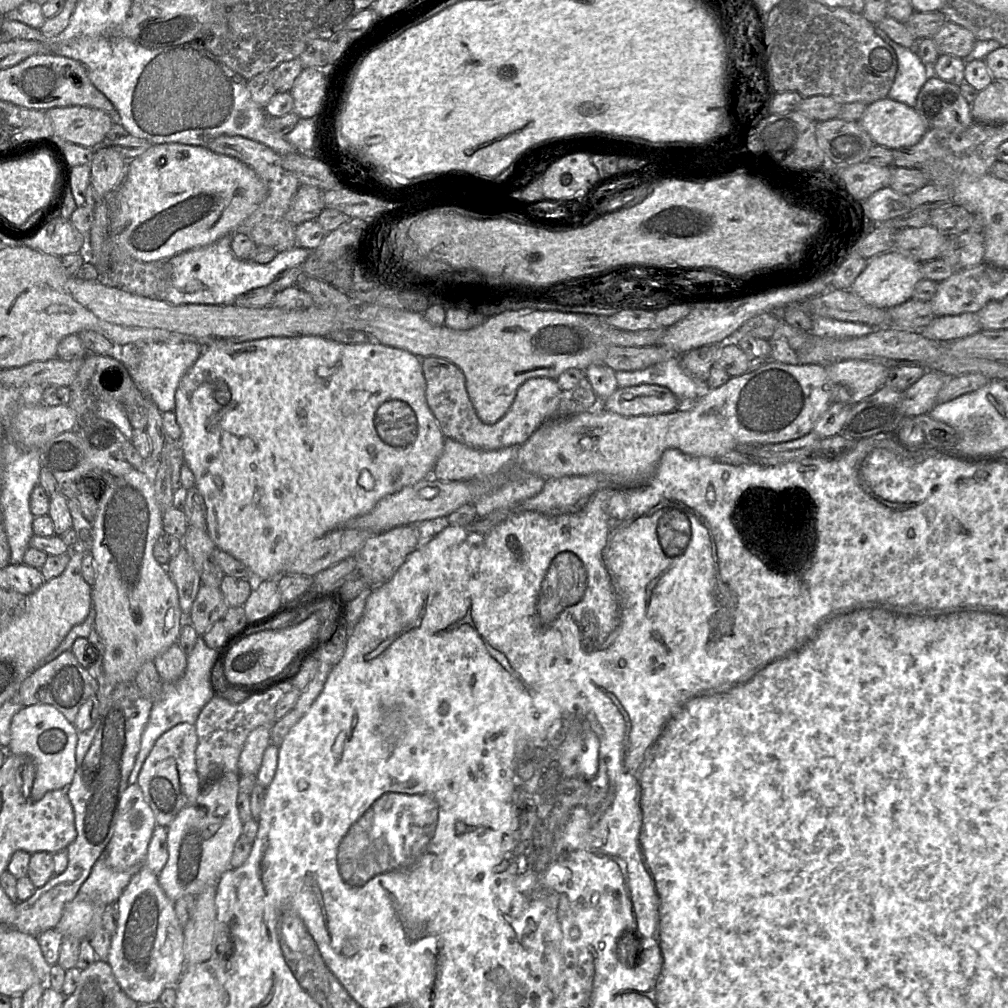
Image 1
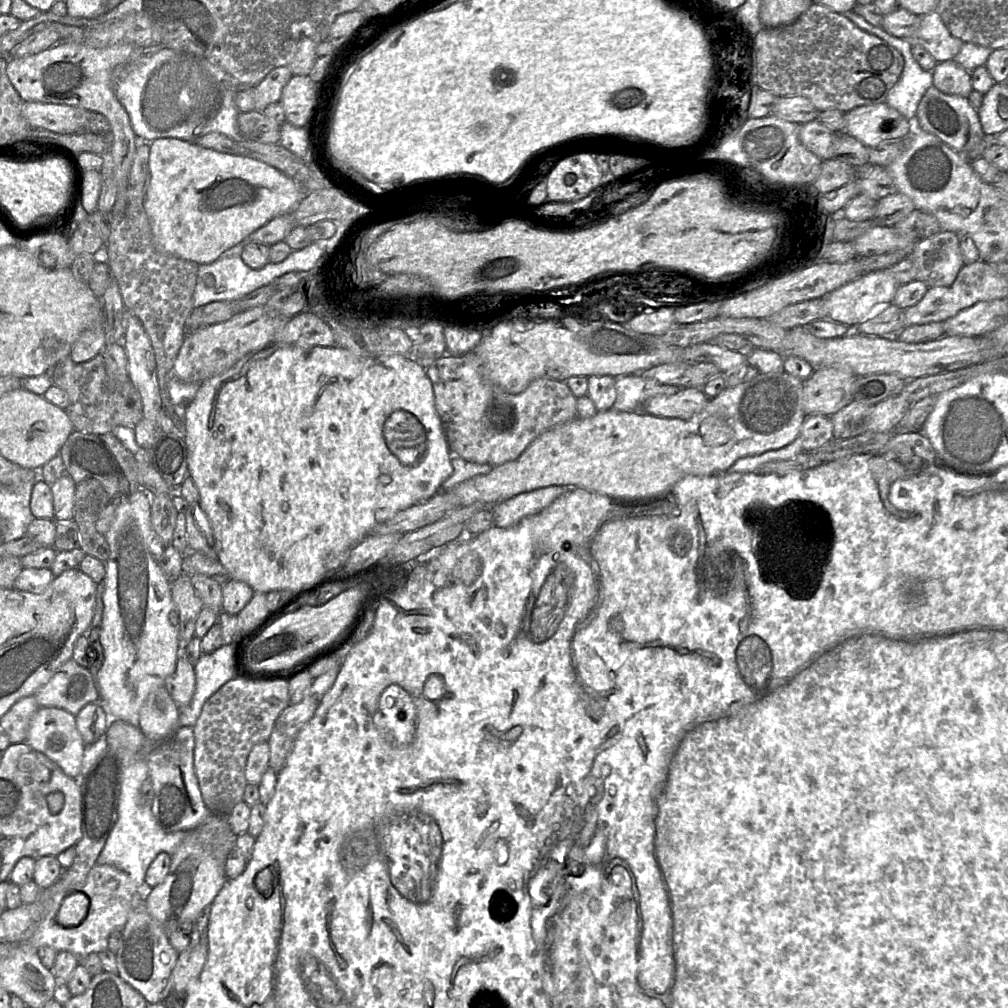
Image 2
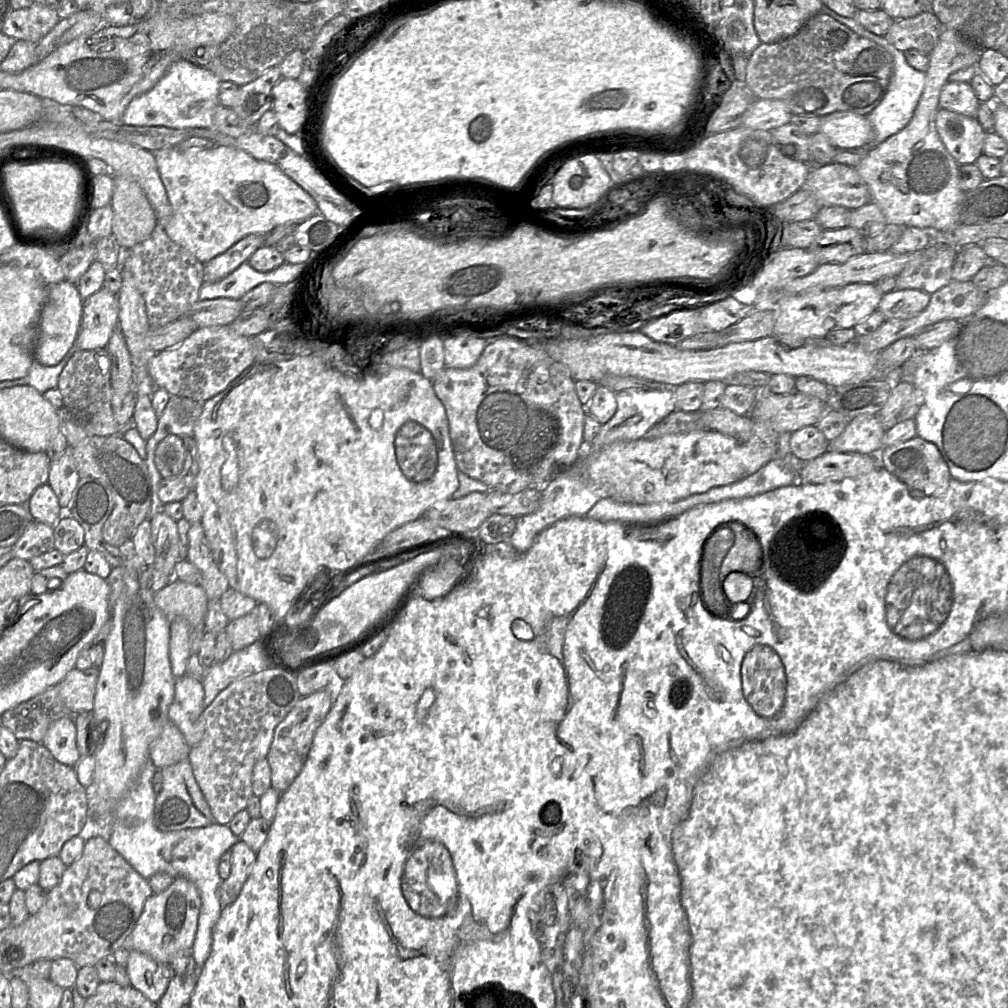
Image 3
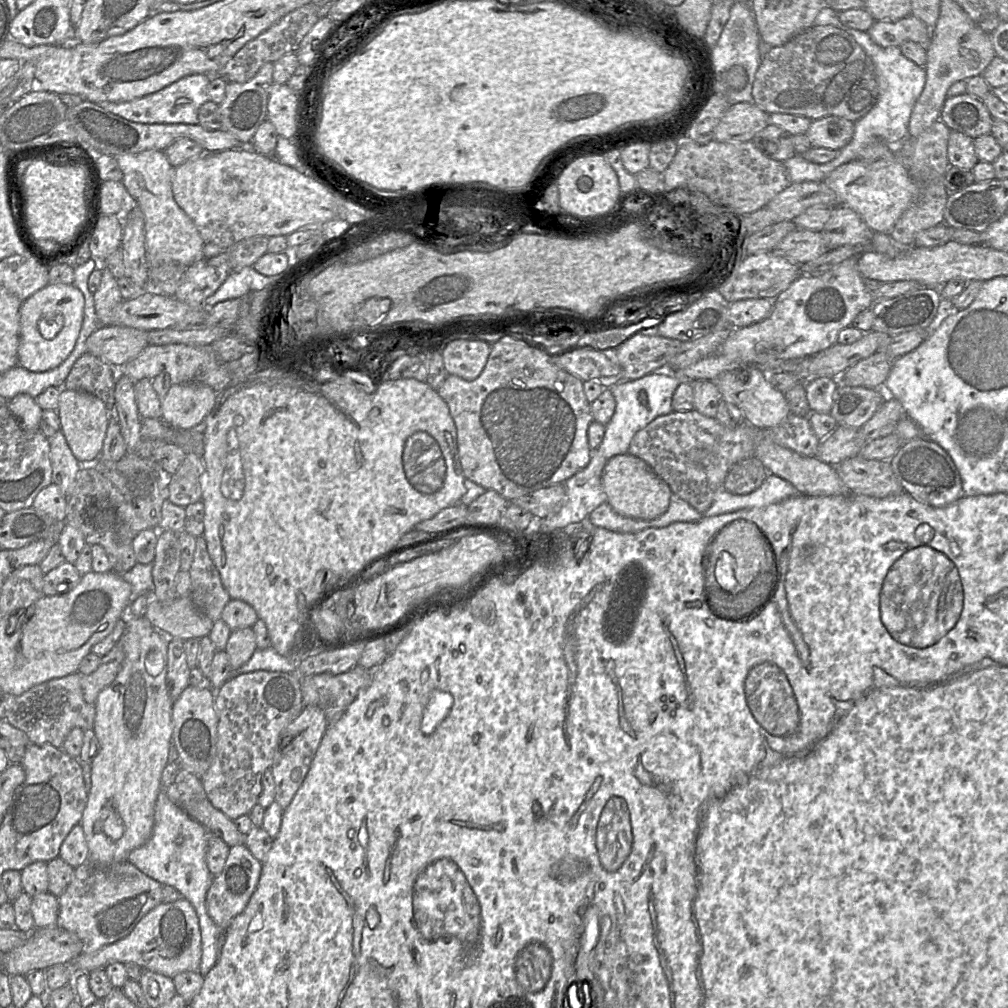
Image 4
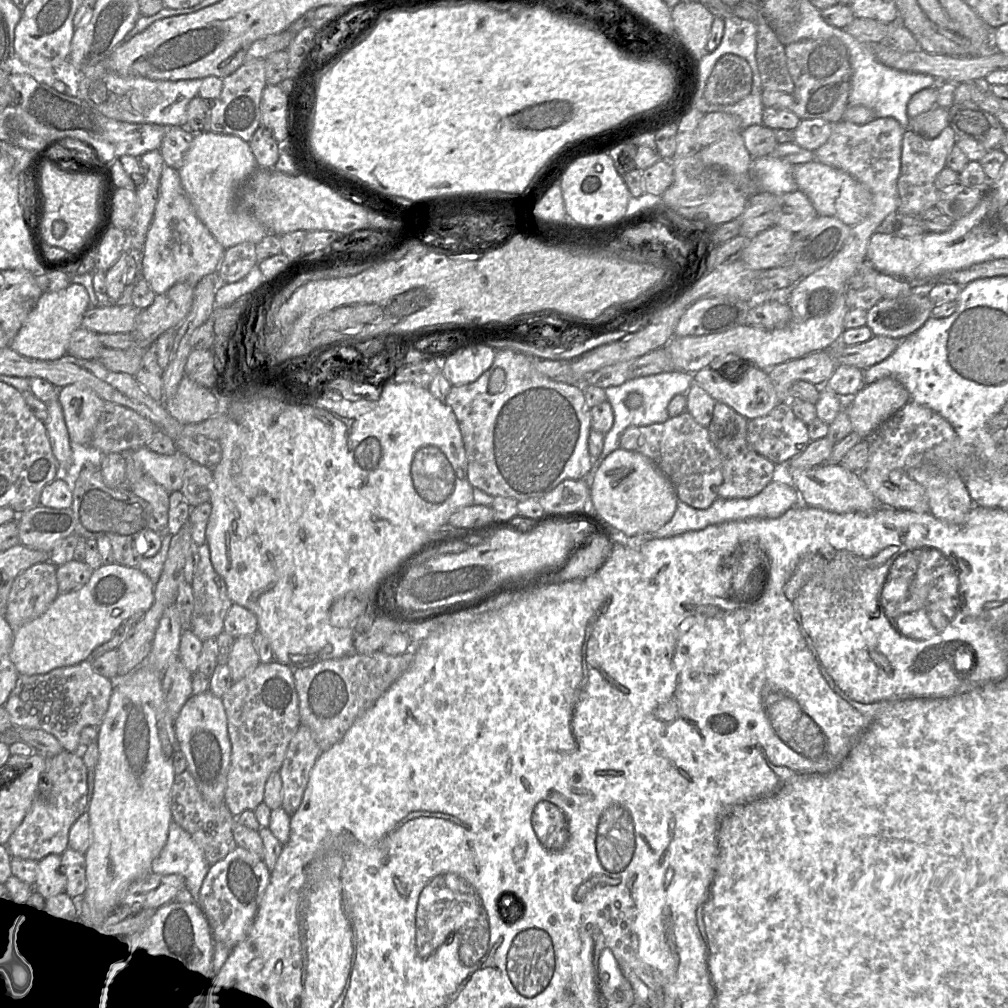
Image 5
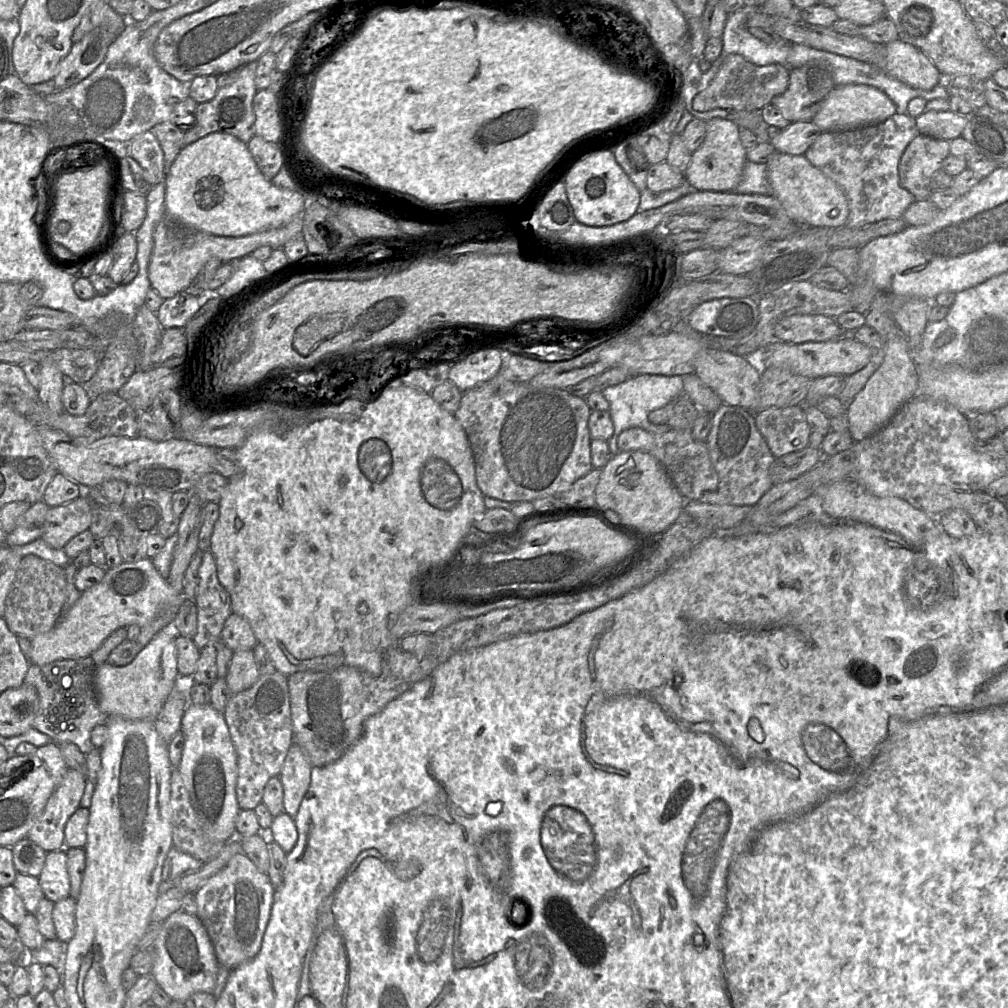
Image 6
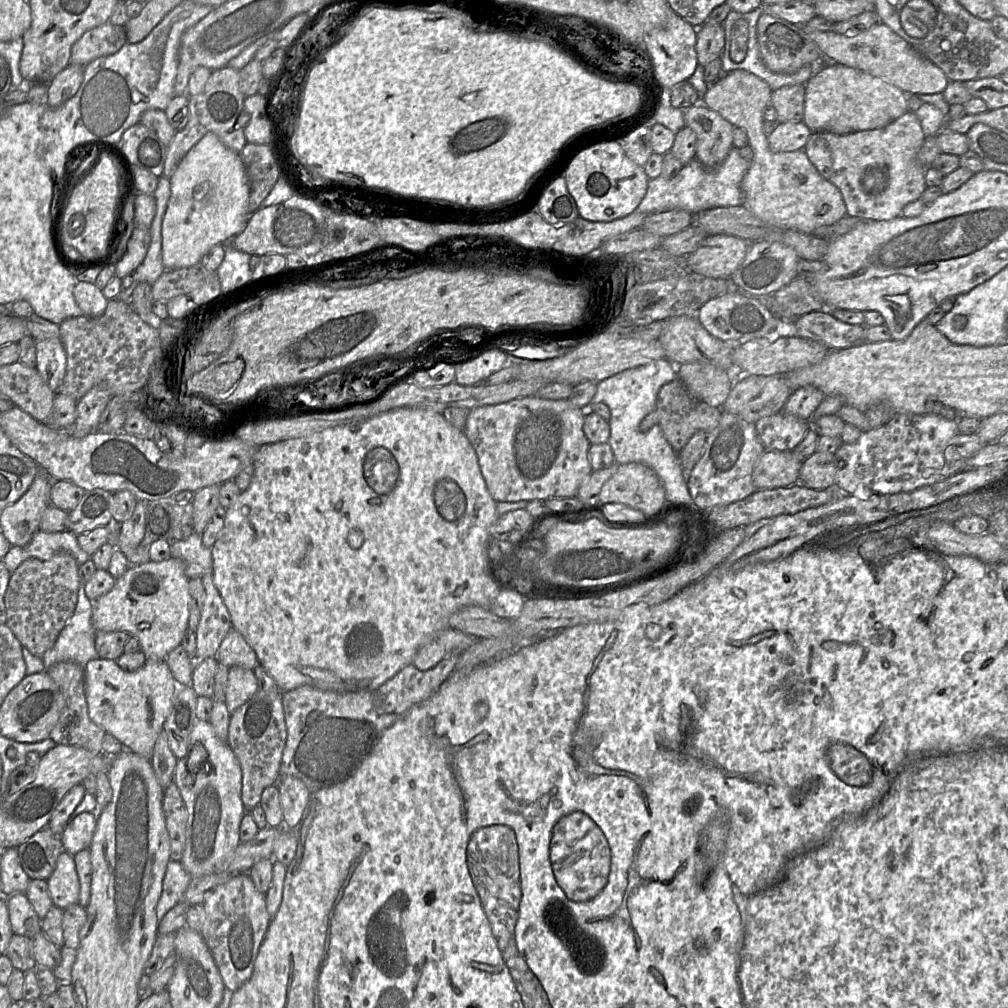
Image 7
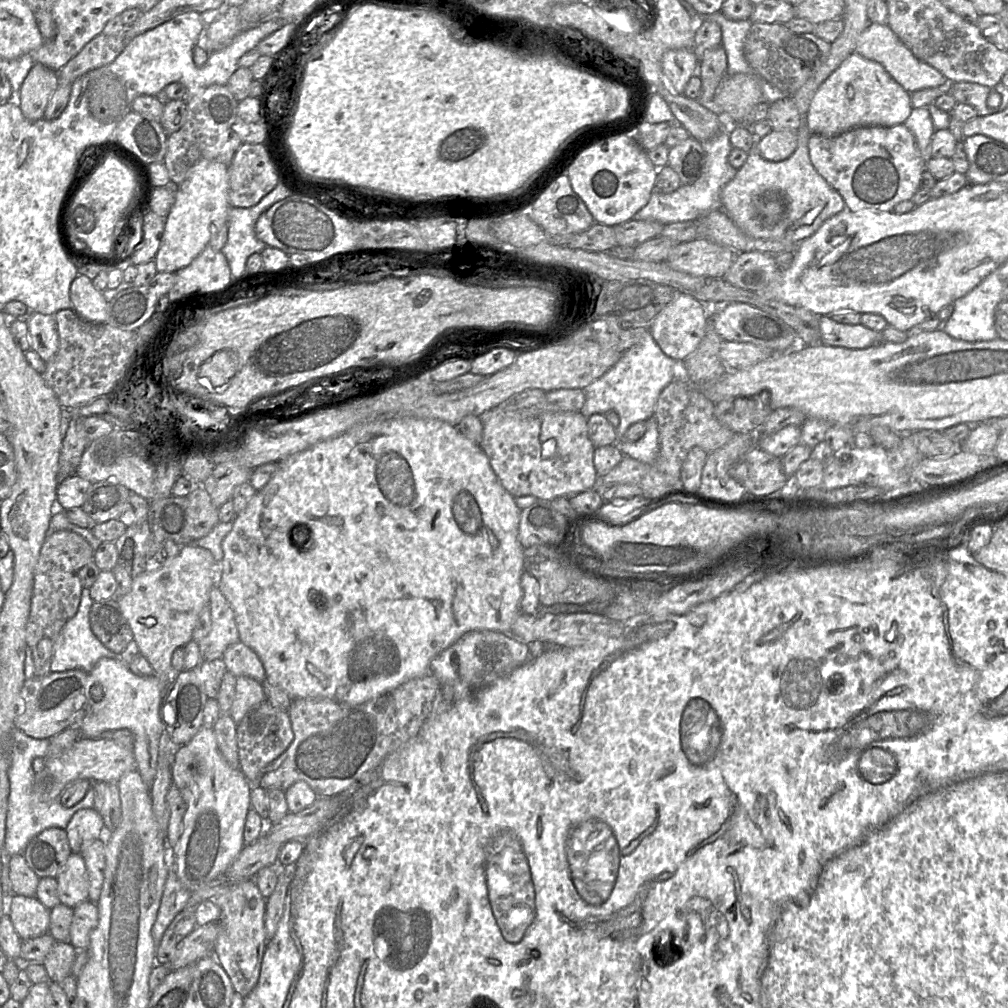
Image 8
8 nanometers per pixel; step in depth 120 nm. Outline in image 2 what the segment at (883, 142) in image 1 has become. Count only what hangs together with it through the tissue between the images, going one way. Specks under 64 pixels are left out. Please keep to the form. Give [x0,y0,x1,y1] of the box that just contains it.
[844,102,916,147]

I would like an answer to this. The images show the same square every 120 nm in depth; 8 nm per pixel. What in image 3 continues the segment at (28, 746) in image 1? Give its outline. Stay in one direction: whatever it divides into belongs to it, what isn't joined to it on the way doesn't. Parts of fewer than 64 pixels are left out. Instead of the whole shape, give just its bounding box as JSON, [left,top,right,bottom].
[41,717,81,767]

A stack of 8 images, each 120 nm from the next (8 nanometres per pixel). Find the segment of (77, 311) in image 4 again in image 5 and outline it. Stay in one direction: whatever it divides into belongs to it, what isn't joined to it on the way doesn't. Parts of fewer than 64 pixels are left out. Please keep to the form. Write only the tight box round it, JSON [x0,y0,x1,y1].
[9,283,89,360]

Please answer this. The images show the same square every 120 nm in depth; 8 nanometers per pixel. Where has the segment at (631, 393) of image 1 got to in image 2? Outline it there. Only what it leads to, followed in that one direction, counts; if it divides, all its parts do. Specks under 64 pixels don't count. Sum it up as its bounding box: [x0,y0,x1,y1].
[642,388,710,419]

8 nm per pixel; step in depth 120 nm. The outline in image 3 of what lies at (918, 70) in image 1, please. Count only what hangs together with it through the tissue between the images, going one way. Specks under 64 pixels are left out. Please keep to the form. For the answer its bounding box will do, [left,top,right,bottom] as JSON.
[821,6,926,147]

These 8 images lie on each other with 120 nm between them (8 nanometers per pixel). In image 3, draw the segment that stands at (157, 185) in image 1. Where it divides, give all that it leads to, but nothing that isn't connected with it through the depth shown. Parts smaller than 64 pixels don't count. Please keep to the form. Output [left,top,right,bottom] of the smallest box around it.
[154,145,318,264]

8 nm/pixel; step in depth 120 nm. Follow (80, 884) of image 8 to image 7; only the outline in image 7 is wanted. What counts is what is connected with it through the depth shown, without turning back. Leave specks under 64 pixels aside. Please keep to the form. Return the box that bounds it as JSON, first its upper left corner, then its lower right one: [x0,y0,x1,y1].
[47,851,80,909]

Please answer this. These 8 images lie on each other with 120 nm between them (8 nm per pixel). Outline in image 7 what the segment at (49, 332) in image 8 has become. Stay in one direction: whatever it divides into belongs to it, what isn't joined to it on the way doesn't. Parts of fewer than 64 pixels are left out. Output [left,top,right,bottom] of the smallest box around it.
[36,338,67,392]

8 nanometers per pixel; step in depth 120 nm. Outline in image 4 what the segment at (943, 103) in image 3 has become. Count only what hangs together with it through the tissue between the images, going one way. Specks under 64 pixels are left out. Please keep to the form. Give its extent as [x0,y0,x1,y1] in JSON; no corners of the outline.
[941,93,993,138]

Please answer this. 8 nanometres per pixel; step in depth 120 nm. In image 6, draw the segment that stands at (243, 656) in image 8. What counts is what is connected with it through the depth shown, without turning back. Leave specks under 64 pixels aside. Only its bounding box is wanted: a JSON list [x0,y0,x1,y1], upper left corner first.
[220,613,258,652]

